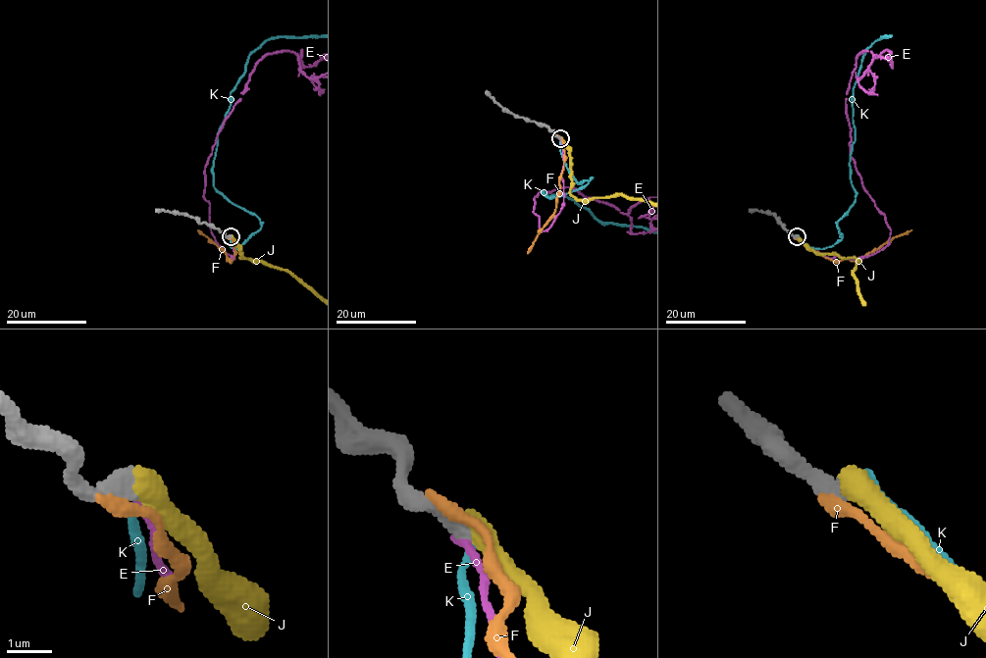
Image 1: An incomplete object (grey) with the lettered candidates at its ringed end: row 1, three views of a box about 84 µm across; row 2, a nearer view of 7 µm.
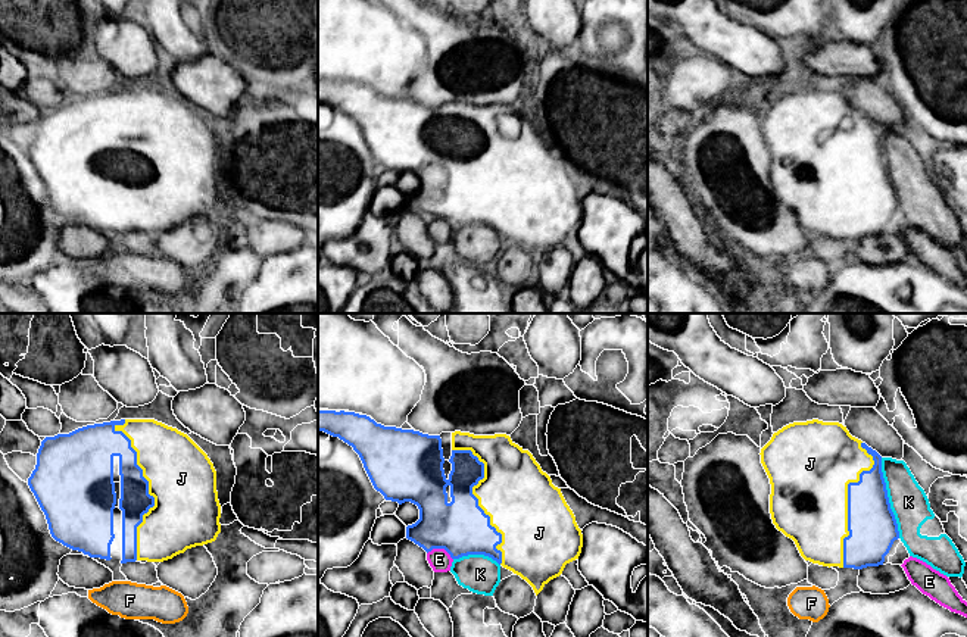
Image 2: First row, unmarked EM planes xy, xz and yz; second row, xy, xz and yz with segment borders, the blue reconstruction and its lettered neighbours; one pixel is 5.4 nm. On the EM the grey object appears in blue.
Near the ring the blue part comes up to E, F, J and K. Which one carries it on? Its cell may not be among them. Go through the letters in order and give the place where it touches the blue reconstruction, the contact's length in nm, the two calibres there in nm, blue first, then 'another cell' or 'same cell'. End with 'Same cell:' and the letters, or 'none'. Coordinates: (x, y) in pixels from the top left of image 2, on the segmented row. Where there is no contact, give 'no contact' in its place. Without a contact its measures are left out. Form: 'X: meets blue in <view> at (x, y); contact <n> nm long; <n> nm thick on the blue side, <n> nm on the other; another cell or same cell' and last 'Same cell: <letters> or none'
E: meets blue in xz at (440, 547); contact 150 nm long; 300 nm thick on the blue side, 120 nm on the other; another cell
F: no contact; another cell
J: meets blue in xy at (147, 486); contact 750 nm long; 170 nm thick on the blue side, 360 nm on the other; same cell
K: meets blue in yz at (888, 497); contact 460 nm long; 260 nm thick on the blue side, 200 nm on the other; another cell
Same cell: J

